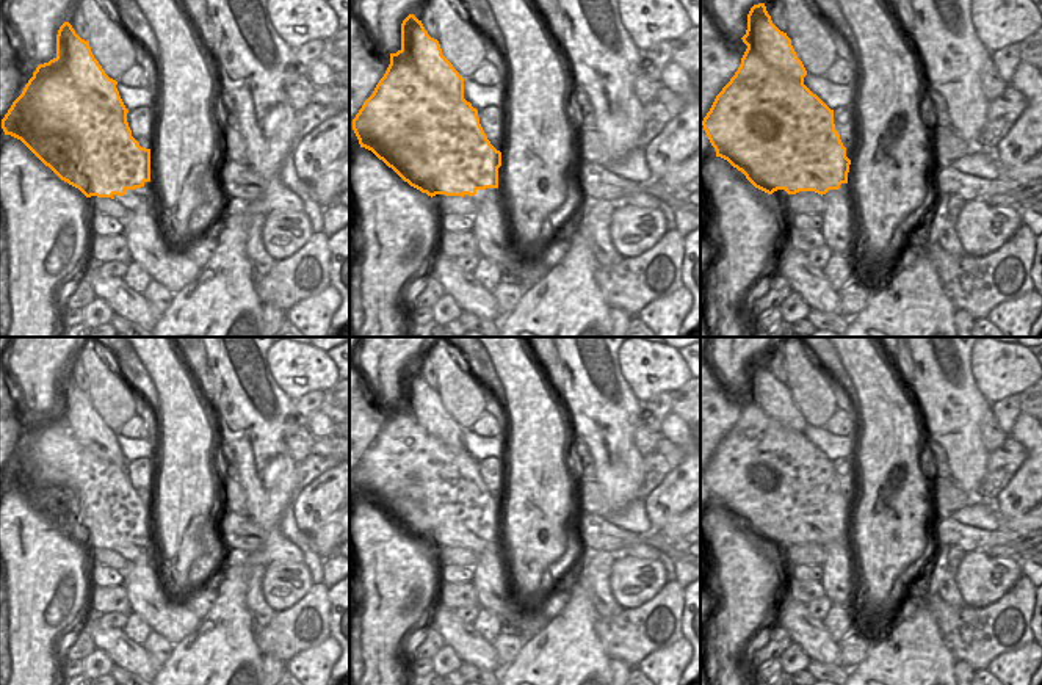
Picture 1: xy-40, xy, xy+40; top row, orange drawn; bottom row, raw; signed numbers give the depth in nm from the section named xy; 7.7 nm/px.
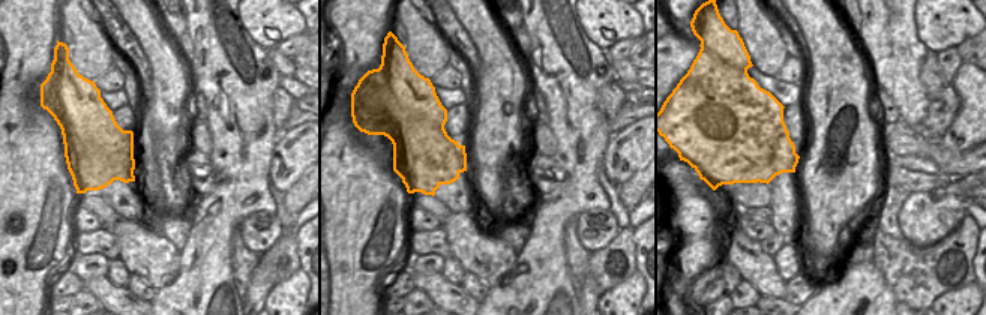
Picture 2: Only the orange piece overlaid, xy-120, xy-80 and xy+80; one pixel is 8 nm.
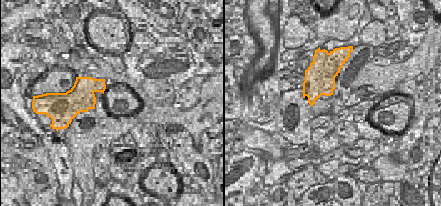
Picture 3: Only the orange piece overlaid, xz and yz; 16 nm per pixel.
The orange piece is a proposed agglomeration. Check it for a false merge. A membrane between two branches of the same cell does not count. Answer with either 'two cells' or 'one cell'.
two cells

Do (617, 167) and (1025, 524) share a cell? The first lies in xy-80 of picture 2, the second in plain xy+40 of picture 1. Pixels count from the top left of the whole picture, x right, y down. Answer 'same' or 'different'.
different

